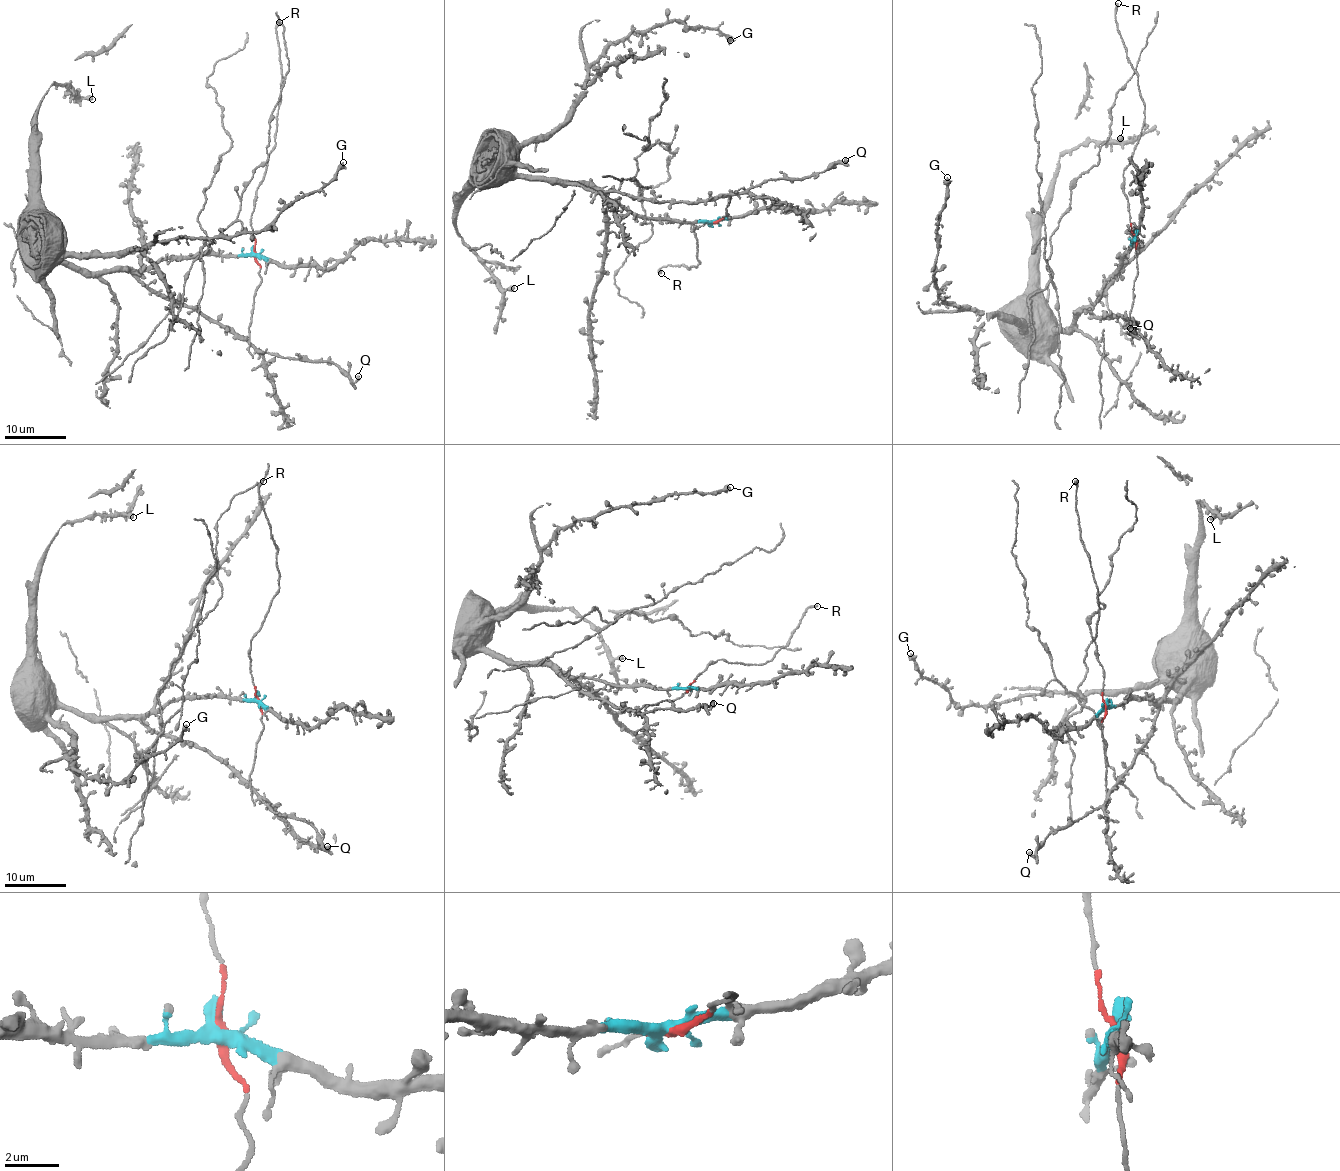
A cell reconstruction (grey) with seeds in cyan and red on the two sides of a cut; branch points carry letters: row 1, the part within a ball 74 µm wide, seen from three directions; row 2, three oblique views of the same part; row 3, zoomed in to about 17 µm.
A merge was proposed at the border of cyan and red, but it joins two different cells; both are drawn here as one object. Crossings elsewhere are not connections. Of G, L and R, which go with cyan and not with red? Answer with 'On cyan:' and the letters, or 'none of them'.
On cyan: G, L

